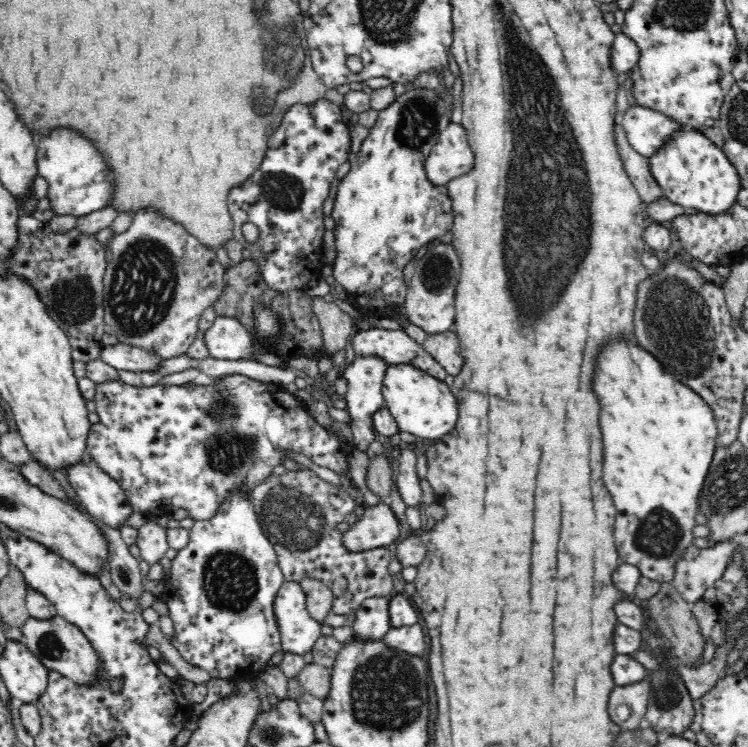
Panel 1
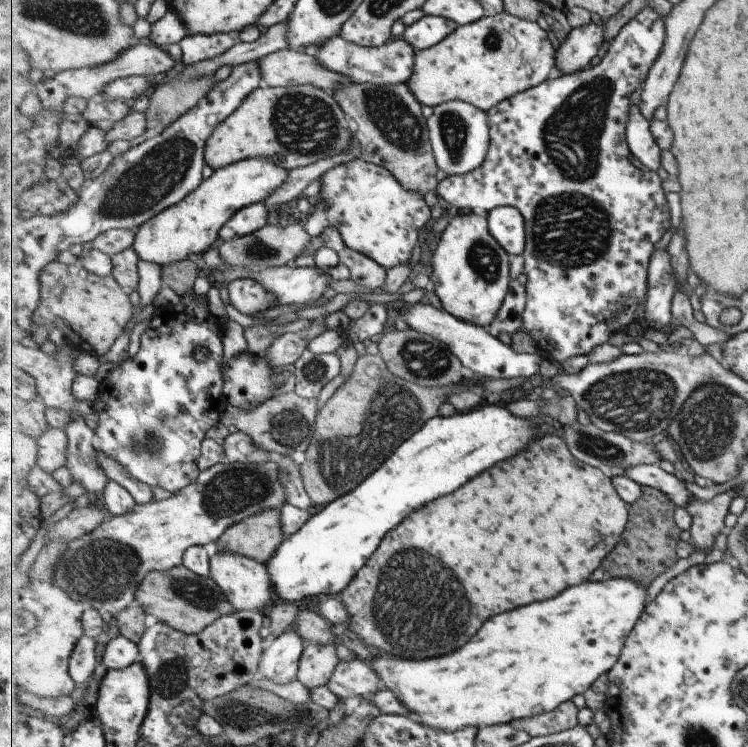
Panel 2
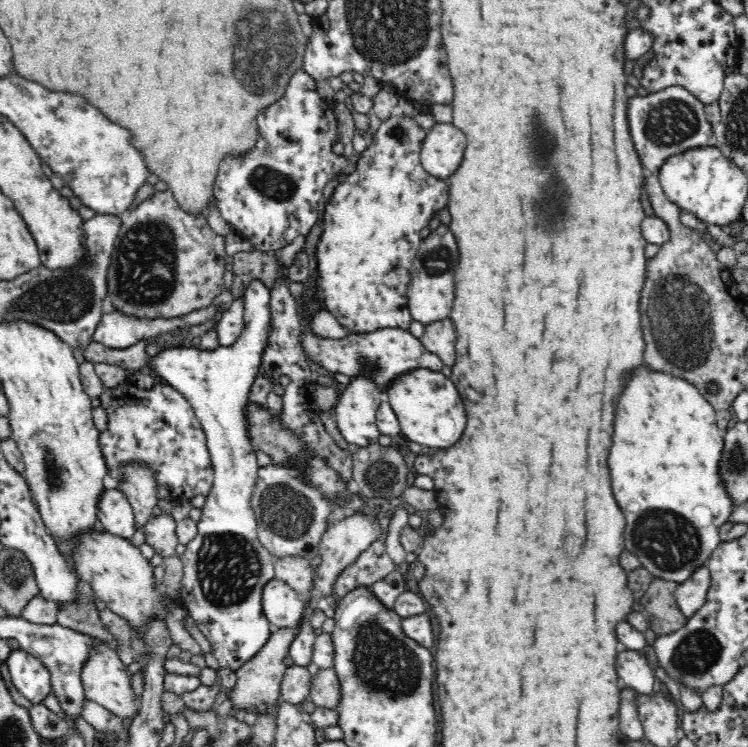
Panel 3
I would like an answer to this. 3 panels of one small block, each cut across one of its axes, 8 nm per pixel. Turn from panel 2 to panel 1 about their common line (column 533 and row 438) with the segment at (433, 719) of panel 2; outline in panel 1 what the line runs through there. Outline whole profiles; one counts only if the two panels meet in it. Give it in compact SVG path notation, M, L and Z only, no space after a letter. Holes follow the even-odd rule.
M636 341L632 344L628 342L610 342L606 348L606 352L602 352L602 356L598 356L598 372L594 376L594 390L600 398L602 404L602 412L600 412L600 428L602 428L602 436L604 436L604 484L610 490L612 498L614 498L614 506L618 510L616 516L616 526L614 526L614 538L618 544L618 554L620 554L620 562L626 562L637 566L640 569L641 576L646 576L659 583L672 583L675 575L675 566L682 555L690 548L694 547L694 526L696 526L696 516L698 516L700 495L708 476L713 454L717 446L718 427L716 419L710 406L704 399L692 388L678 382L666 369L658 362L654 355L650 354L646 349L642 349Z

